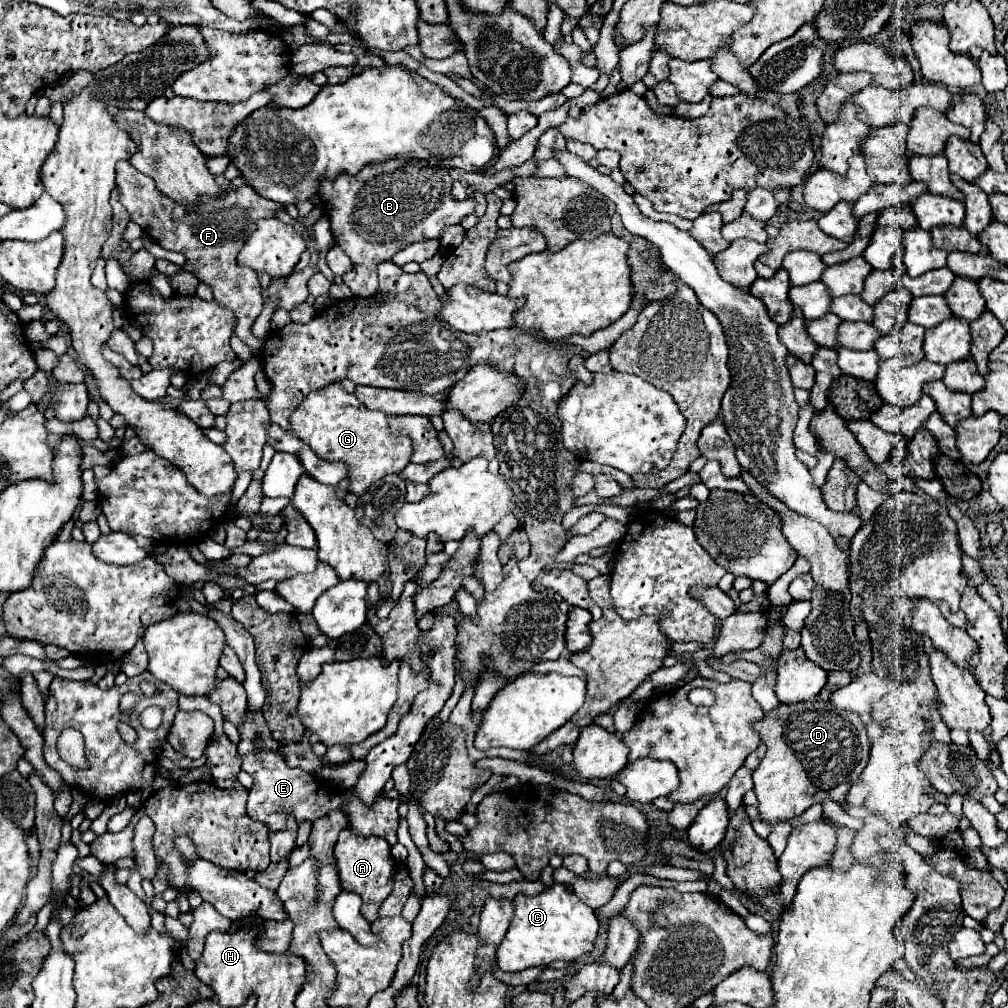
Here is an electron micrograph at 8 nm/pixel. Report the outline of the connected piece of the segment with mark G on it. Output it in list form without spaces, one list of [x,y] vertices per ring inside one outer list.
[[[337,382],[311,392],[291,414],[287,432],[307,442],[307,446],[311,446],[311,450],[321,460],[343,462],[351,482],[349,492],[355,496],[361,496],[379,478],[403,470],[413,454],[409,438],[395,438],[387,430],[387,414],[379,410],[367,410]]]

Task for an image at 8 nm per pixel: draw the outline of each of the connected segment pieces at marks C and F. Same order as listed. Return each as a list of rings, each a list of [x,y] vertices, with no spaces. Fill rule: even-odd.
[[[555,884],[539,896],[517,894],[513,908],[515,916],[501,946],[497,948],[497,966],[503,972],[521,972],[525,968],[545,966],[555,960],[577,960],[593,950],[593,942],[599,932],[595,912],[575,894],[567,892],[563,884]]]
[[[129,162],[117,164],[117,192],[121,204],[131,214],[131,220],[137,222],[153,242],[161,244],[165,250],[181,252],[187,260],[181,266],[185,272],[191,272],[205,282],[215,296],[215,302],[223,308],[229,308],[235,316],[235,336],[239,336],[255,356],[263,352],[263,340],[251,332],[253,322],[261,314],[263,298],[261,284],[257,274],[245,274],[245,268],[237,266],[237,254],[257,228],[257,220],[271,218],[285,206],[271,202],[259,196],[251,186],[223,190],[221,196],[201,196],[195,204],[175,202],[157,190],[155,182],[135,170]]]

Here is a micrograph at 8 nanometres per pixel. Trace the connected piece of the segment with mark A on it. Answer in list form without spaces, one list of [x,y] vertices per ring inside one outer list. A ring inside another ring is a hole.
[[[345,828],[339,834],[339,840],[335,844],[335,858],[337,858],[337,870],[339,870],[339,880],[341,880],[343,890],[359,894],[363,900],[363,906],[361,906],[363,918],[367,918],[367,922],[375,922],[381,902],[393,890],[391,846],[387,846],[387,840],[379,836],[357,836]]]

